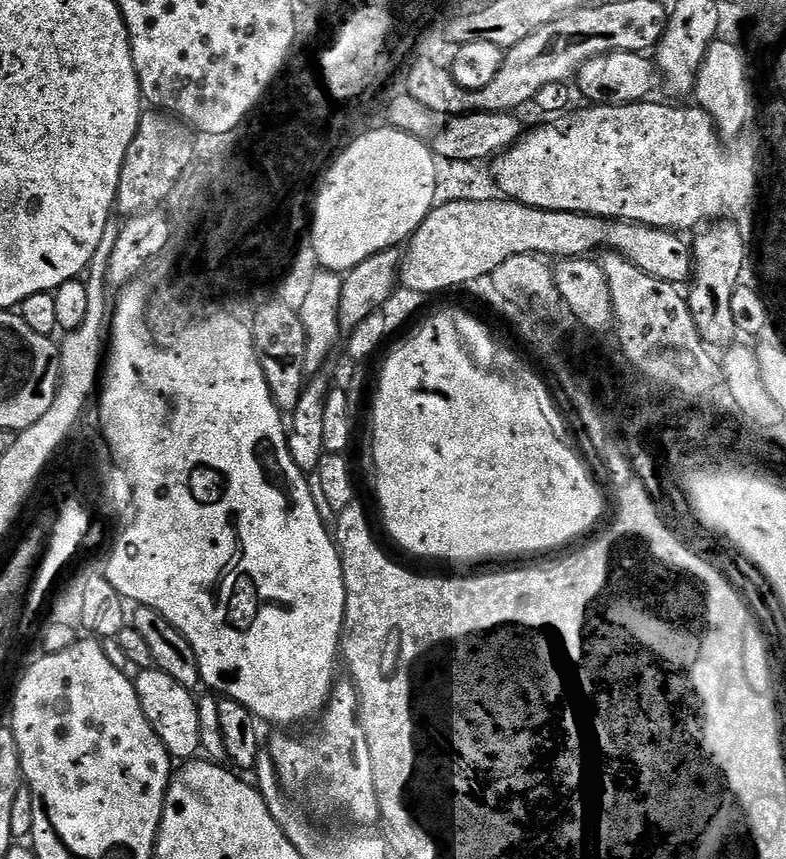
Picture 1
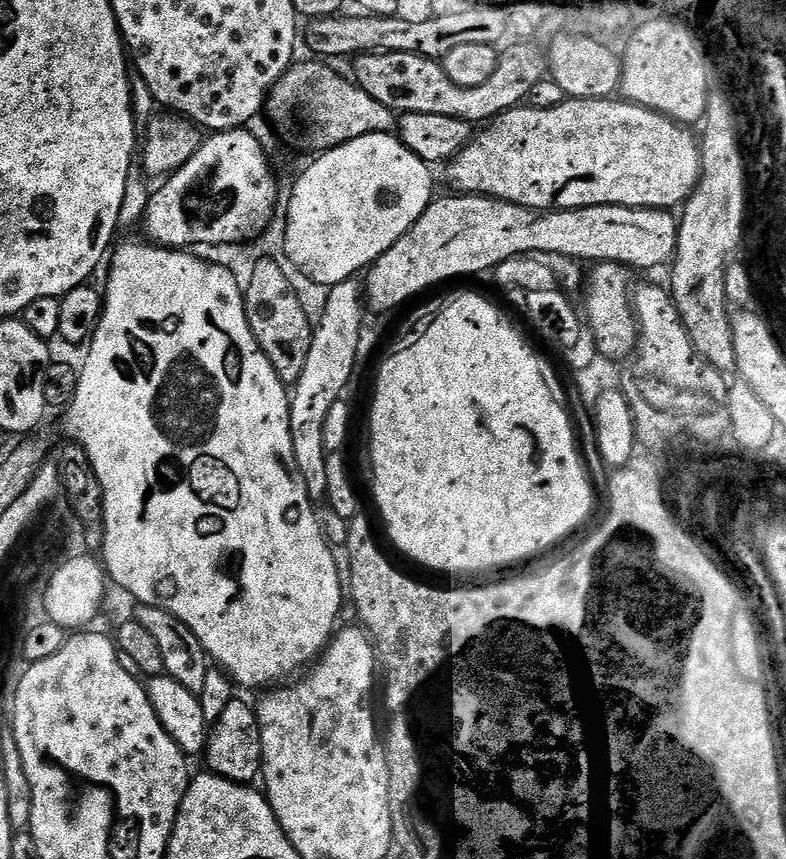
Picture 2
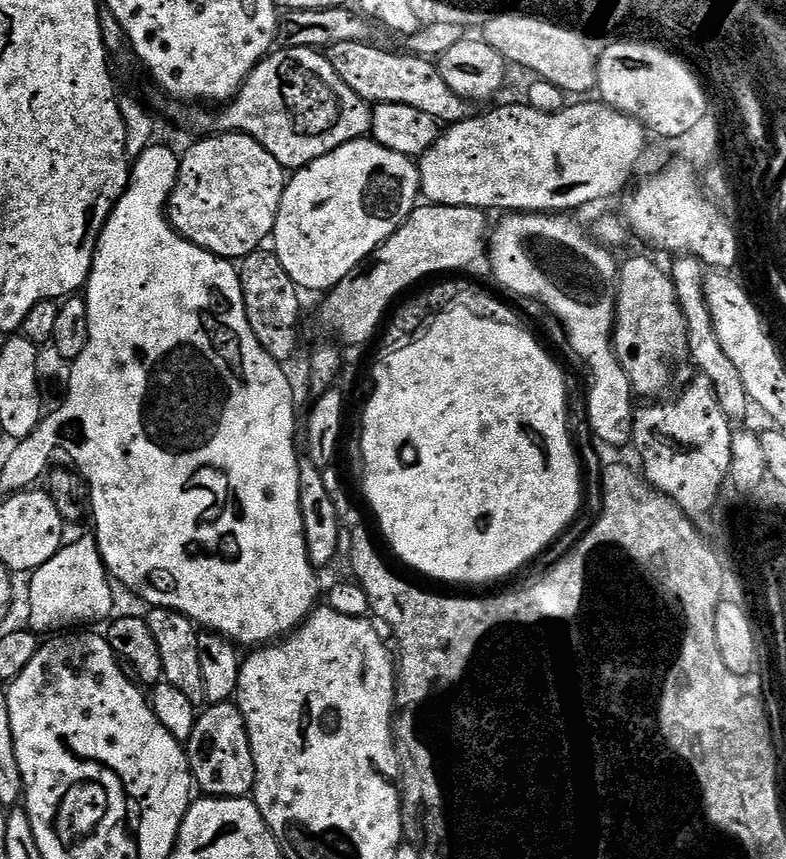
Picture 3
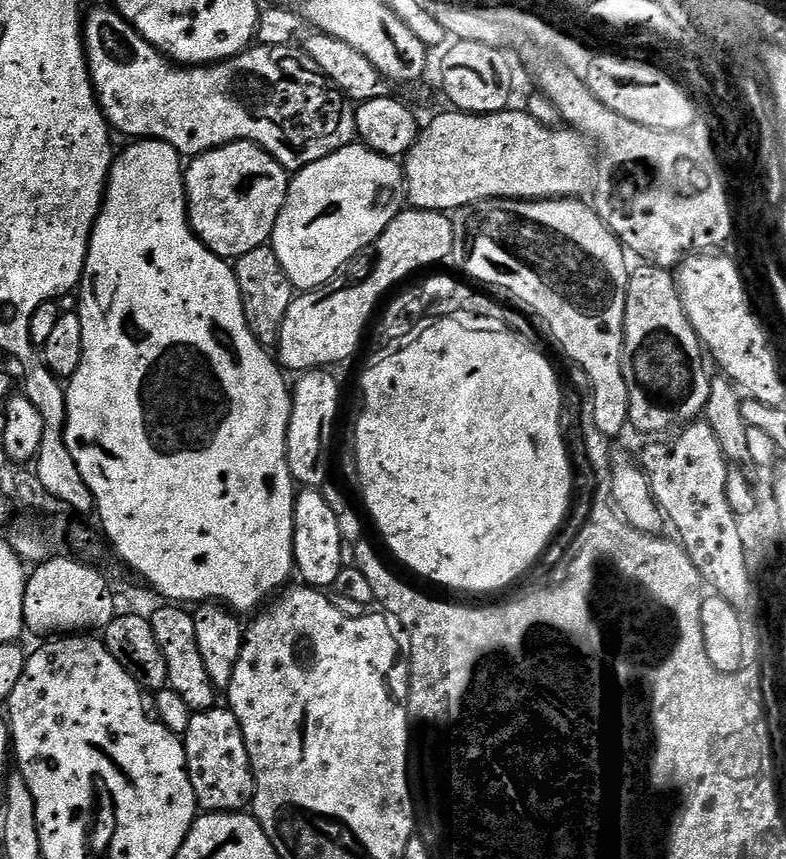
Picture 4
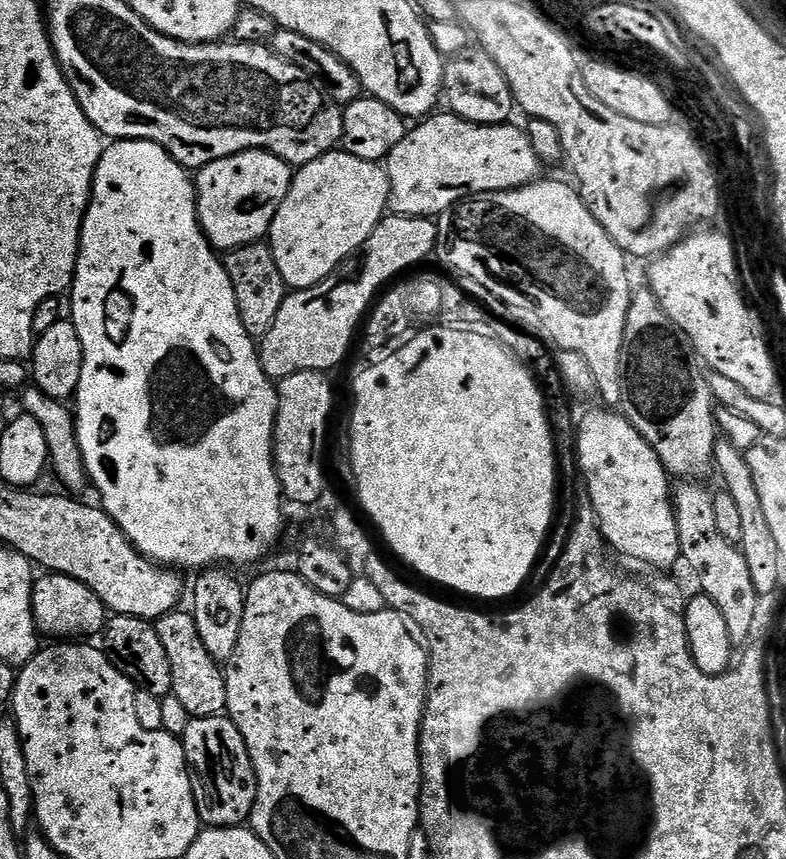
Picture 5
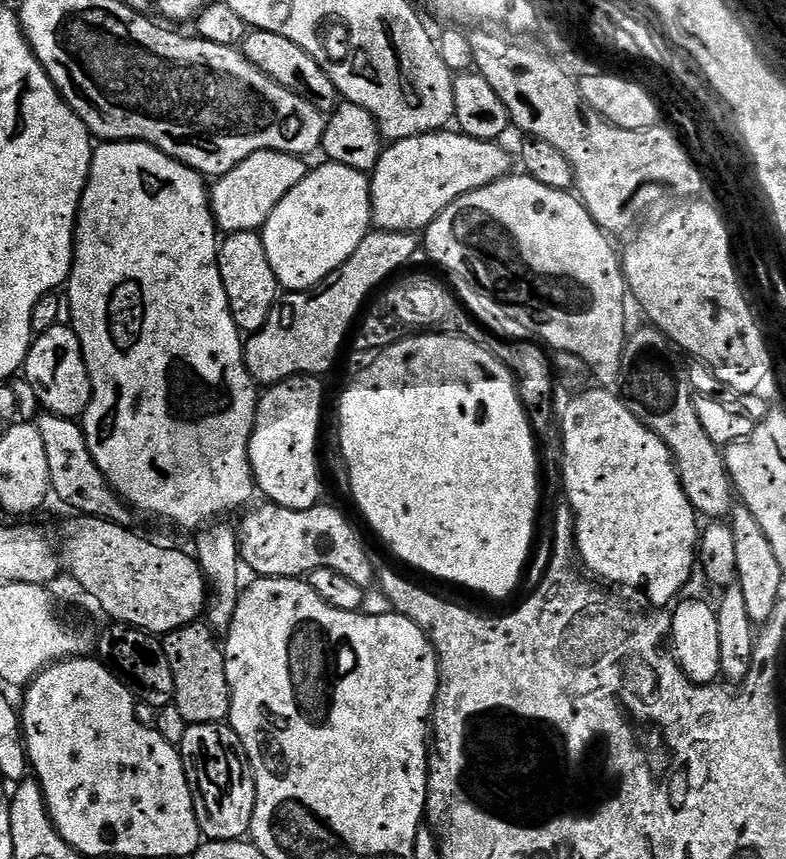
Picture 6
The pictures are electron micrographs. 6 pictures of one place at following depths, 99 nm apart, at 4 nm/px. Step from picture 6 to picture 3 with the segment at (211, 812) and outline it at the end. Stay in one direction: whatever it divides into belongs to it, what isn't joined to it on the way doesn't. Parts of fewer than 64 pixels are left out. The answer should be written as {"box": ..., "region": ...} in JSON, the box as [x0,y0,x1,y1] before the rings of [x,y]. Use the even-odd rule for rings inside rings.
{"box":[186,703,256,800],"region":[[[235,703],[205,707],[196,717],[196,725],[186,741],[188,768],[197,789],[204,796],[219,796],[221,800],[239,800],[251,793],[256,781],[254,758],[246,722]]]}

